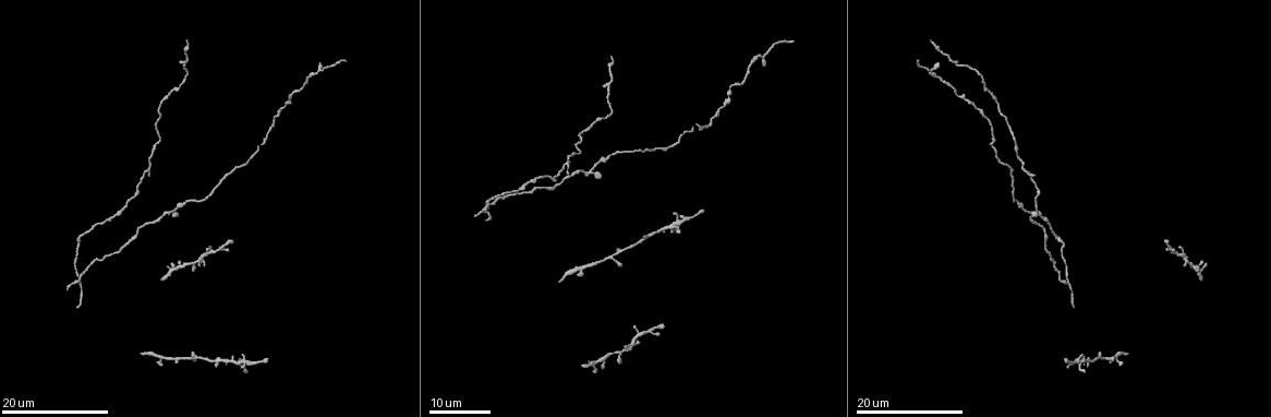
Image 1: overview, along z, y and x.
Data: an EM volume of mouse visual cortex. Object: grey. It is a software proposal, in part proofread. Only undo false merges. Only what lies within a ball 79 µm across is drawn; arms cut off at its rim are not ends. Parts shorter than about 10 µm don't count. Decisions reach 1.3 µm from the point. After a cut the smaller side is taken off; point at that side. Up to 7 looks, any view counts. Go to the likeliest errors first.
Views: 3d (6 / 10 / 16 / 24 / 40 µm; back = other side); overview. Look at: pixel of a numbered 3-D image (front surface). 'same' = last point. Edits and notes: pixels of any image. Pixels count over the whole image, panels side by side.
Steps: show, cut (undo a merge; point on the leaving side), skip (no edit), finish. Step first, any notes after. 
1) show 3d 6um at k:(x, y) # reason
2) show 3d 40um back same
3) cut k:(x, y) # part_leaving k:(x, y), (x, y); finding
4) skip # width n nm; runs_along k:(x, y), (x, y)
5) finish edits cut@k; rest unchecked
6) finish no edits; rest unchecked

show 3d 24um at 1:(167, 212) # two arms in line, one across

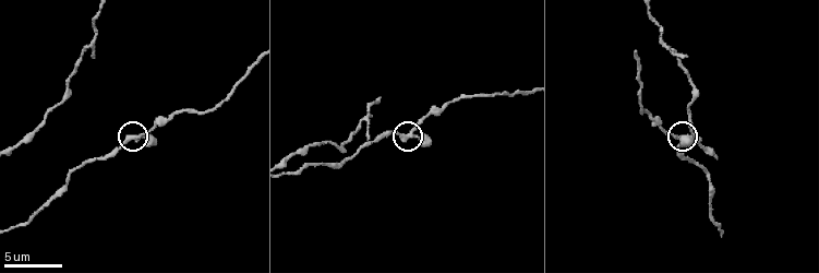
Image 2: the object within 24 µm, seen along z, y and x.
show 3d 10um at 2:(412, 134)

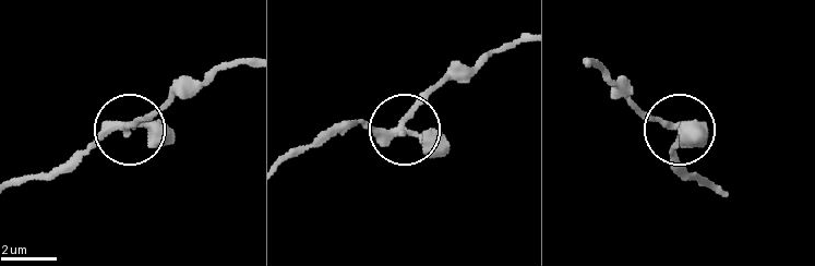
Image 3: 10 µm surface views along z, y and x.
skip # runs_along 3:(288, 160), (364, 122), (400, 130), (429, 95), (462, 81); continuous, no second cell

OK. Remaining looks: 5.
show 3d 24um at 1:(80, 246) # thick turns thin

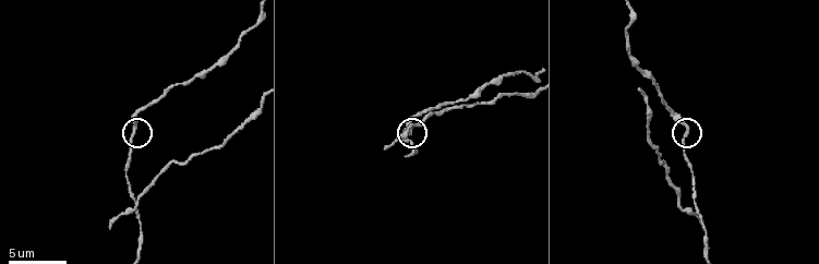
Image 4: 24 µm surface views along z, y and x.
show 3d 10um at 4:(688, 130)

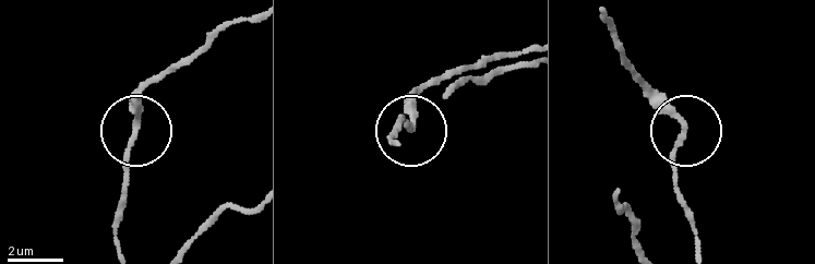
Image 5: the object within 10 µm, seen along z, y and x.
show 3d 10um back at 5:(407, 127)

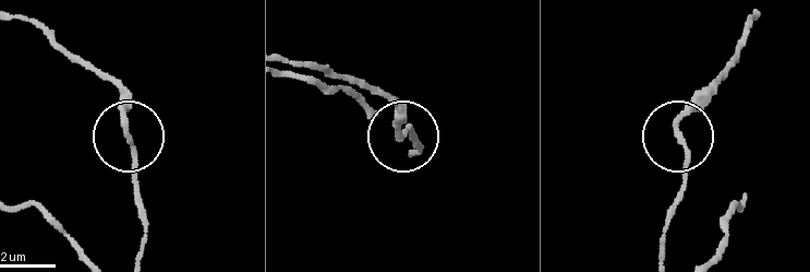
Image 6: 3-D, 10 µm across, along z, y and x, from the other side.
skip # width 190 nm; runs_along 6:(659, 255), (687, 169), (679, 120), (712, 80); continuous, no second cell

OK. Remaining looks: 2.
show 3d 24um at 1:(636, 332) # thin neck

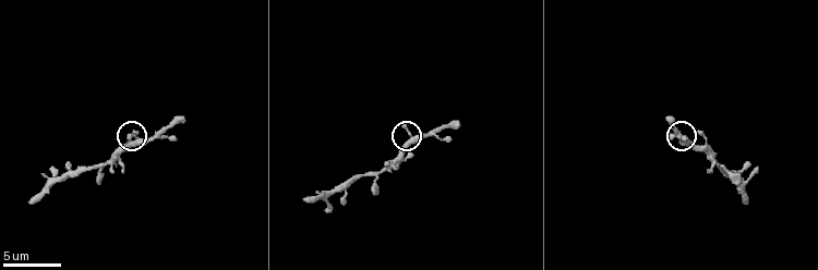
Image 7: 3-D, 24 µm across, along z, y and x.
show 3d 10um at 7:(408, 132)

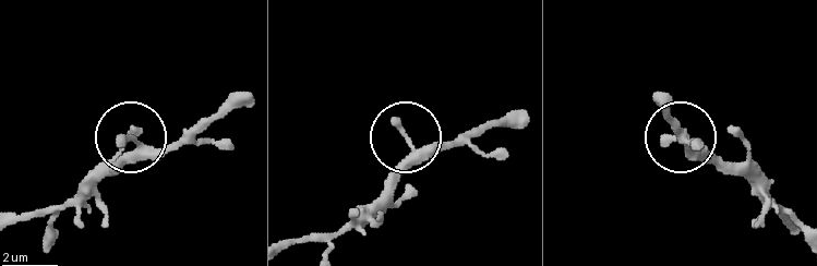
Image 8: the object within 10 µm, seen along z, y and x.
skip # one cell here

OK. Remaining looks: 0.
finish no edits; rest unchecked

